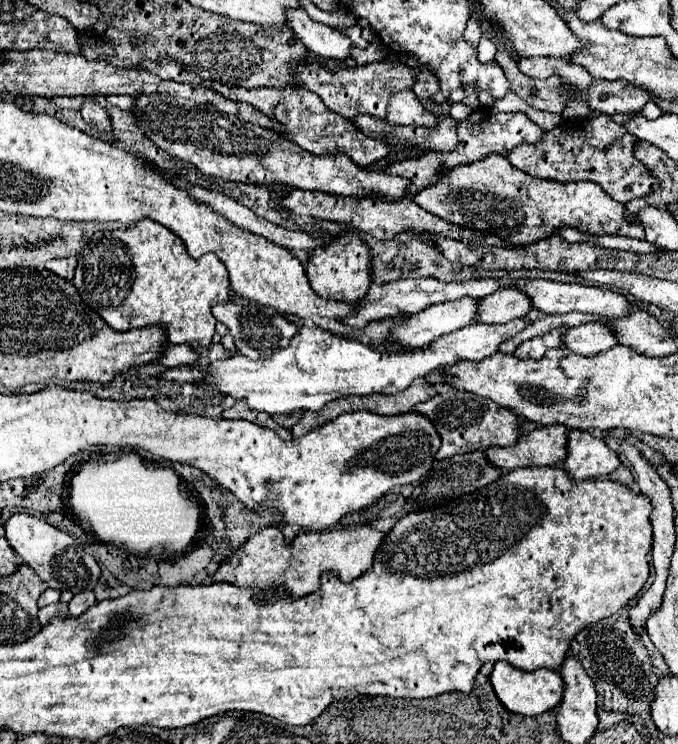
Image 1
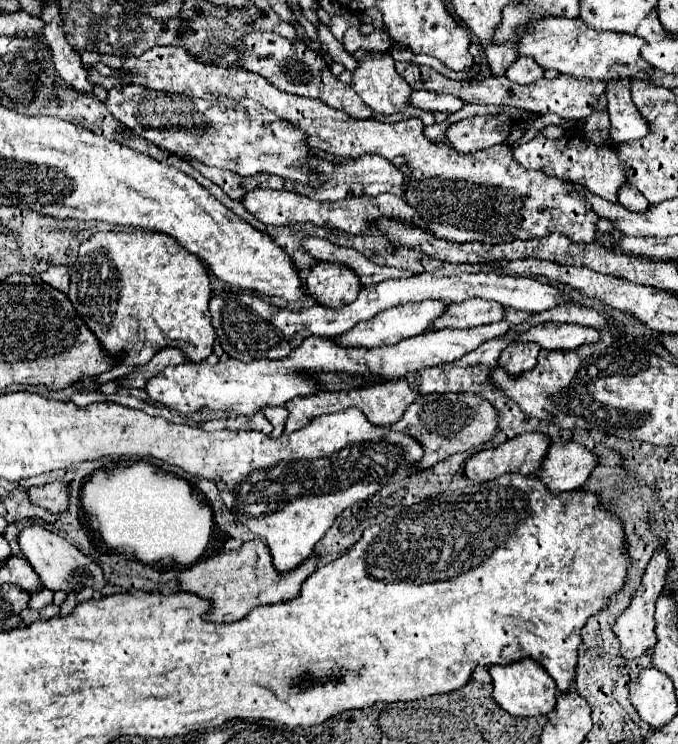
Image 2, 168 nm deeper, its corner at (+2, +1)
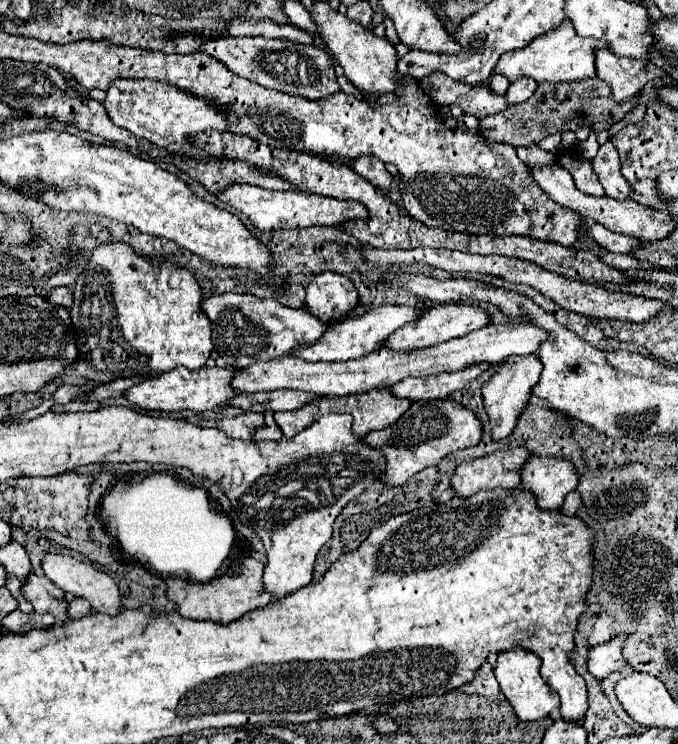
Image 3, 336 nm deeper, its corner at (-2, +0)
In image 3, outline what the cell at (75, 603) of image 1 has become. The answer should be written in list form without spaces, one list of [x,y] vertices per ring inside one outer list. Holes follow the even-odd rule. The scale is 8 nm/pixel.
[[[74,598],[68,604],[68,612],[70,612],[70,618],[82,618],[82,616],[92,612],[92,606],[90,606],[90,602],[86,598]]]

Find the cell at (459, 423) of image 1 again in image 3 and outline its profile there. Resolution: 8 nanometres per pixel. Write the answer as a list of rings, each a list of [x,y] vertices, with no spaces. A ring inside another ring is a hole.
[[[416,400],[408,412],[396,420],[394,426],[376,430],[364,436],[370,446],[376,446],[384,452],[388,464],[384,482],[388,486],[400,486],[416,472],[436,466],[444,456],[460,448],[478,446],[482,440],[482,422],[474,416],[472,408],[458,404],[456,400]]]

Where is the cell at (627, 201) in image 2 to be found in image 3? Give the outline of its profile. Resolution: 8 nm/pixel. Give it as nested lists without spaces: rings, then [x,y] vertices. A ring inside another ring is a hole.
[[[608,140],[606,144],[600,146],[596,158],[592,160],[594,172],[598,174],[606,196],[614,200],[626,200],[632,198],[632,188],[620,174],[620,160],[618,160],[618,150],[614,144]]]

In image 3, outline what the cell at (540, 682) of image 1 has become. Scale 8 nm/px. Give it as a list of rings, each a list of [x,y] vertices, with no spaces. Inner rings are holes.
[[[514,648],[510,652],[502,652],[502,656],[498,656],[494,676],[500,684],[500,690],[504,692],[506,700],[510,702],[510,706],[514,708],[514,712],[520,720],[546,718],[546,716],[550,716],[550,712],[558,710],[558,706],[560,706],[560,696],[554,690],[550,690],[548,684],[544,682],[544,678],[540,676],[538,656],[524,648]]]

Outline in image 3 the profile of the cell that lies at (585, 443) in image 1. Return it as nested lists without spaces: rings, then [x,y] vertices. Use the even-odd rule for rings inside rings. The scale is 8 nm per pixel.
[[[530,456],[522,468],[522,488],[530,488],[530,492],[538,498],[538,508],[554,510],[560,508],[564,496],[578,486],[578,470],[576,466],[562,456]]]

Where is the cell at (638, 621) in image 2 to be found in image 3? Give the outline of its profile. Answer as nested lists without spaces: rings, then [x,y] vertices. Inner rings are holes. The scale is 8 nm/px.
[[[626,634],[616,636],[610,642],[604,642],[604,644],[598,644],[596,648],[592,648],[590,658],[588,658],[590,674],[596,676],[598,680],[604,680],[608,674],[624,668],[626,666],[626,658],[622,656],[624,642],[626,642]]]

